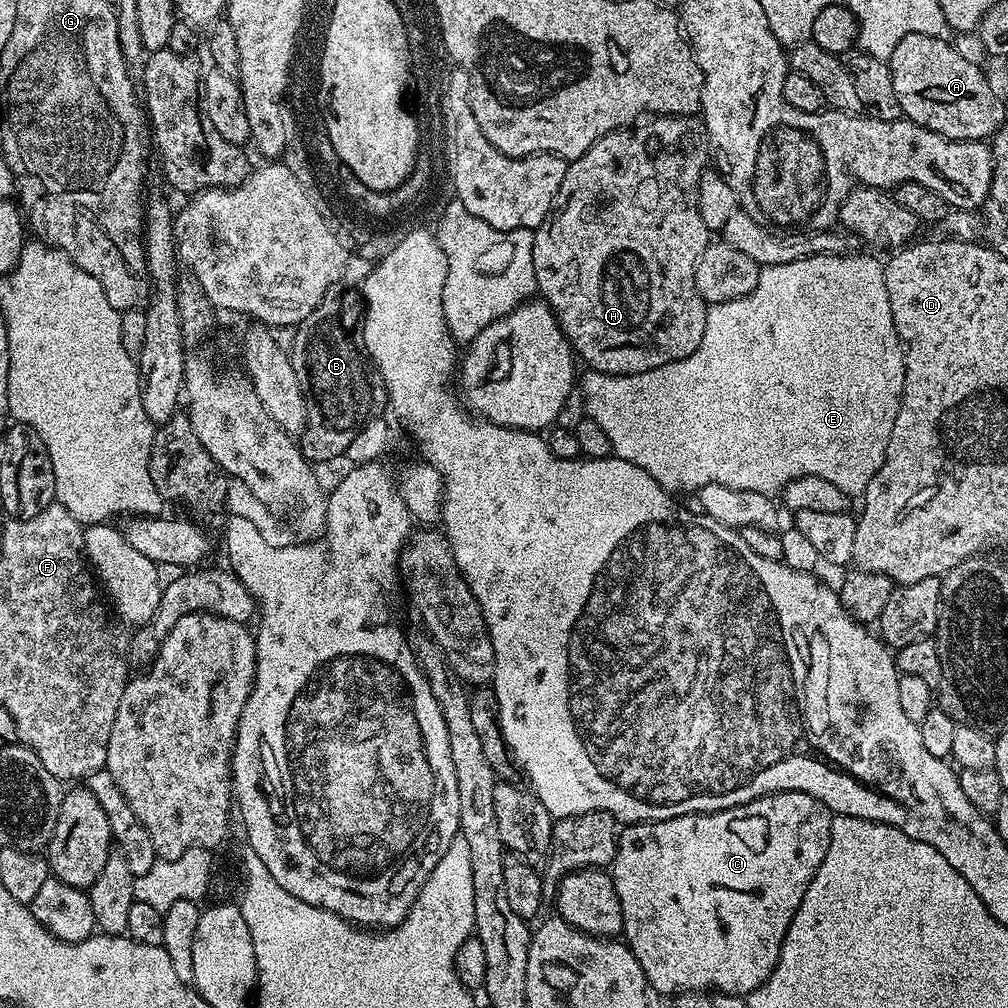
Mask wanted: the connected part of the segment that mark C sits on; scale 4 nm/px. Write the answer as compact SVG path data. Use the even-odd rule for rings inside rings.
M774 792L770 796L760 796L756 800L721 812L695 812L689 816L675 816L669 820L650 820L627 825L619 833L616 841L616 856L610 865L610 875L614 882L614 890L618 894L618 902L622 906L623 943L628 945L634 958L638 958L638 966L642 966L642 974L648 979L649 989L653 993L670 992L669 994L711 990L747 997L755 988L761 988L778 962L786 930L790 930L790 922L798 906L818 866L822 866L826 850L830 850L830 826L833 815L825 804L818 802L818 798L810 798L810 794Z

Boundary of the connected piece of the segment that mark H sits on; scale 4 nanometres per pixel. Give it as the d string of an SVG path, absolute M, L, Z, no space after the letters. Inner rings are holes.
M653 115L640 123L606 133L601 140L594 142L594 146L590 146L590 150L586 150L586 154L582 154L577 160L569 163L566 178L562 178L562 186L558 190L552 211L549 212L547 220L543 220L534 232L532 253L539 295L543 303L552 309L552 313L560 324L560 329L572 344L573 353L583 363L585 360L592 367L589 369L593 373L606 376L642 374L646 370L666 366L670 362L678 362L694 354L694 350L698 350L698 342L702 342L702 334L706 330L706 314L709 309L709 305L705 304L704 299L698 294L694 282L696 263L698 258L702 258L702 250L706 250L710 242L706 222L702 222L702 214L698 214L698 182L702 178L704 169L710 164L710 149L704 125L696 116Z

